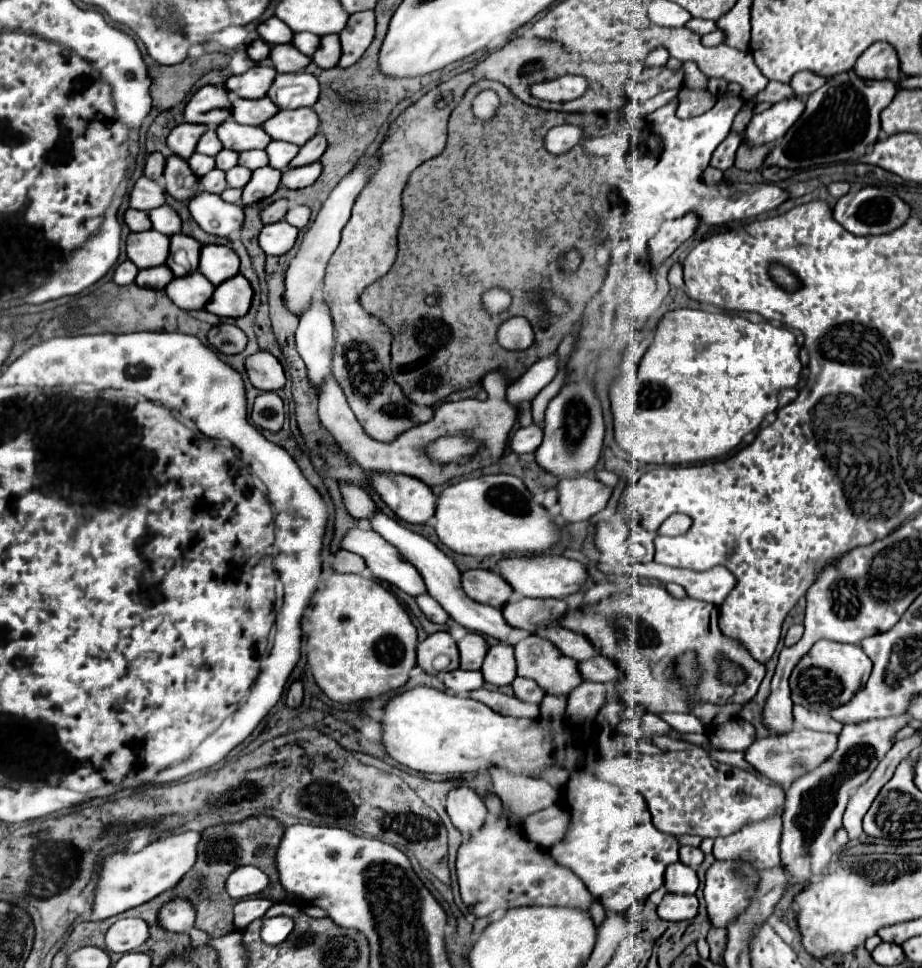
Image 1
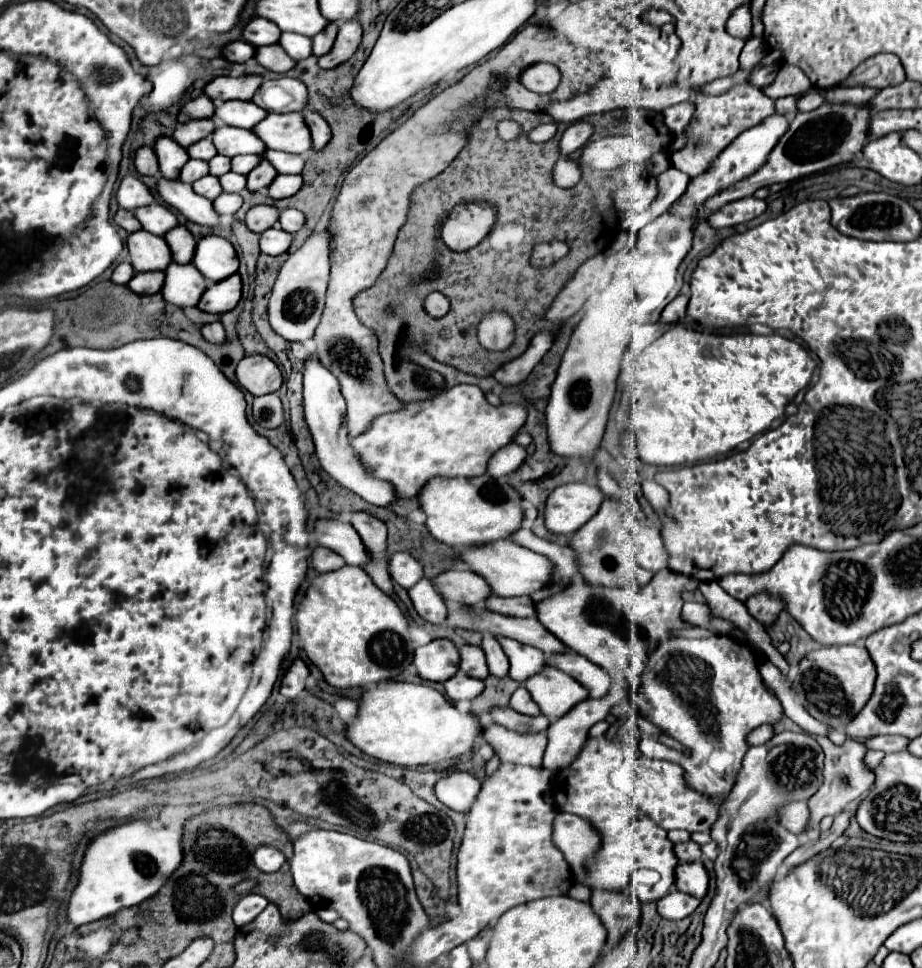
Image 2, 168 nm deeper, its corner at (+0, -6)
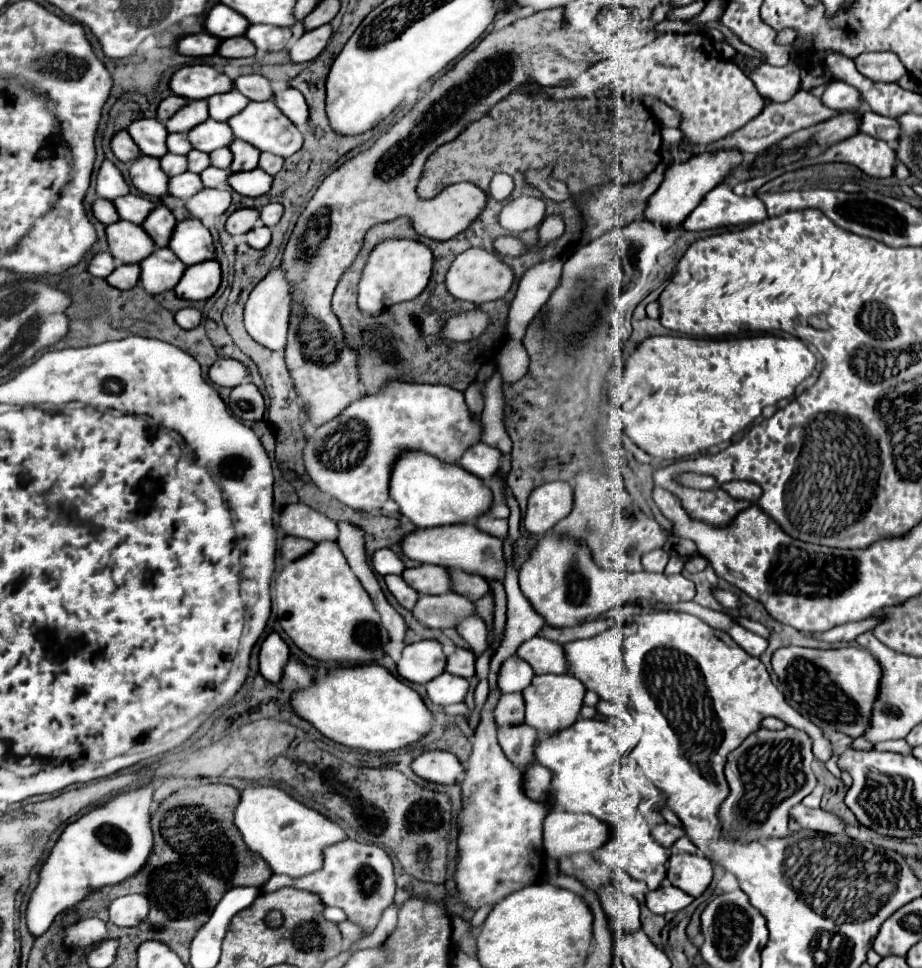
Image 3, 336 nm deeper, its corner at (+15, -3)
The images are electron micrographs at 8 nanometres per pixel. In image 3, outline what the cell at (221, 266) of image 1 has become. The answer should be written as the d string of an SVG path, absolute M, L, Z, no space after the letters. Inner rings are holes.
M184 220L176 224L168 248L186 264L194 266L206 260L216 260L216 250L210 232L202 226L200 220Z

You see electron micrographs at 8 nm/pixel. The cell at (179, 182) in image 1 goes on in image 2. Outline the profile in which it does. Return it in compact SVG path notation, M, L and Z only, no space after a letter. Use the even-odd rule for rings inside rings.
M159 137L153 145L157 159L159 159L159 169L165 179L179 179L181 167L189 161L189 155L183 147L179 147L171 137Z

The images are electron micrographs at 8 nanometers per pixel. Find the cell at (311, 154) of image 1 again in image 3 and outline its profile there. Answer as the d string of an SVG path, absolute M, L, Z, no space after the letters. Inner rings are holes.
M286 88L282 92L274 94L274 102L276 106L296 124L302 126L308 122L308 104L304 100L304 96L300 92L296 92L294 88Z

